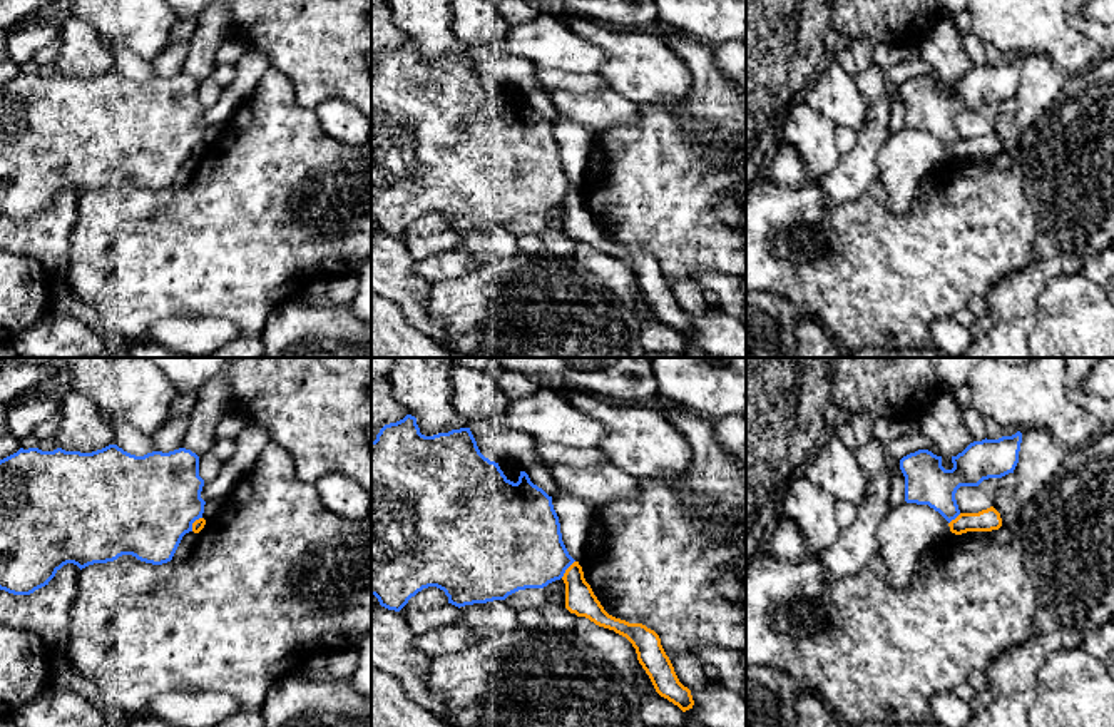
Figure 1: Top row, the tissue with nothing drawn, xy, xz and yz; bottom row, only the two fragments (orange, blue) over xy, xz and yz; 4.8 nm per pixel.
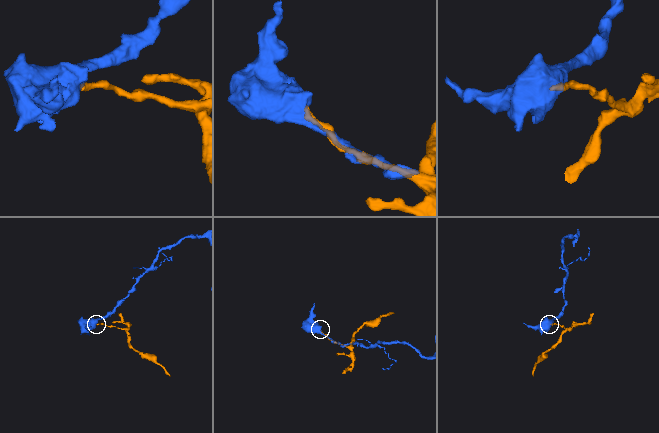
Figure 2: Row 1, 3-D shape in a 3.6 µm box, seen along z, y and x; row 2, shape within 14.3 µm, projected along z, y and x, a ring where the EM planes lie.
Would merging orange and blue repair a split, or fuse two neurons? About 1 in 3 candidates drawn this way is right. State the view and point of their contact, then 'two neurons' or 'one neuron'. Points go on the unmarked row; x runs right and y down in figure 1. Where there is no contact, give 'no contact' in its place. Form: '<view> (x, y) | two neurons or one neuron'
xz (567, 194) | two neurons

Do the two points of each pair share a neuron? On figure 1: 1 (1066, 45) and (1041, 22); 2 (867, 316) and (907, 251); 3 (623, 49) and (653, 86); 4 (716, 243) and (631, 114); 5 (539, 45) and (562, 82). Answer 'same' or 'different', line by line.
1: same
2: same
3: same
4: different
5: different

